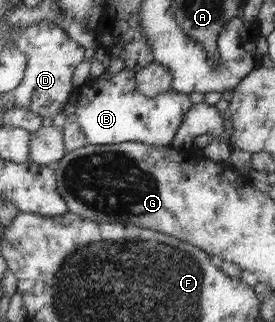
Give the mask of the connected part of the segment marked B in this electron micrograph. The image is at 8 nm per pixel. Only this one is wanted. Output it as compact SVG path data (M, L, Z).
M124 68L118 73L103 72L75 87L64 107L69 122L78 123L91 145L141 142L155 147L168 146L185 114L192 108L189 95L173 91L147 97L136 88L136 72Z

